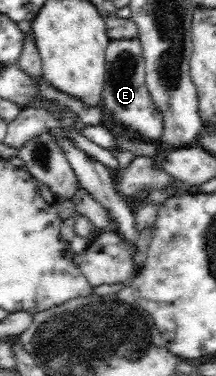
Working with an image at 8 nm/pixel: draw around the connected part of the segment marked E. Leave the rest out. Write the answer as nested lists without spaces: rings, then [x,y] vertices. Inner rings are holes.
[[[118,39],[111,40],[108,48],[106,49],[106,70],[105,70],[105,92],[102,94],[104,97],[104,108],[107,108],[114,114],[114,118],[122,122],[124,128],[128,131],[134,131],[140,139],[144,140],[161,140],[164,134],[164,114],[154,105],[152,96],[145,83],[145,59],[143,58],[143,50],[139,39]]]

